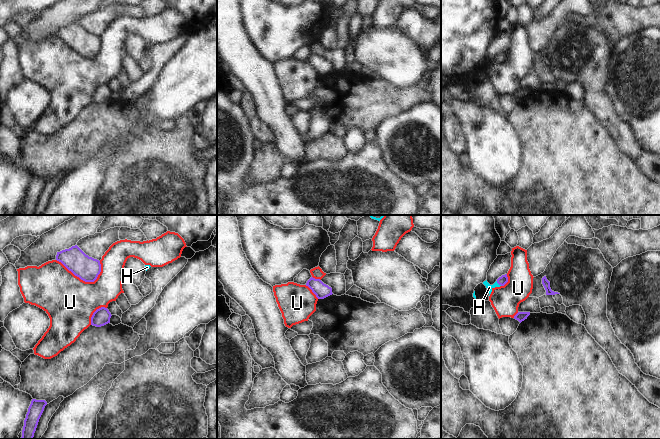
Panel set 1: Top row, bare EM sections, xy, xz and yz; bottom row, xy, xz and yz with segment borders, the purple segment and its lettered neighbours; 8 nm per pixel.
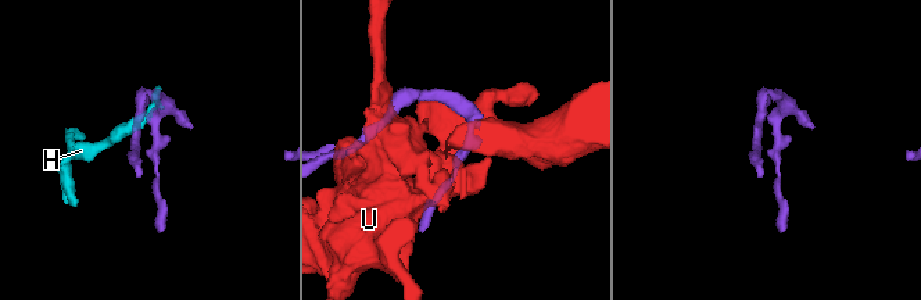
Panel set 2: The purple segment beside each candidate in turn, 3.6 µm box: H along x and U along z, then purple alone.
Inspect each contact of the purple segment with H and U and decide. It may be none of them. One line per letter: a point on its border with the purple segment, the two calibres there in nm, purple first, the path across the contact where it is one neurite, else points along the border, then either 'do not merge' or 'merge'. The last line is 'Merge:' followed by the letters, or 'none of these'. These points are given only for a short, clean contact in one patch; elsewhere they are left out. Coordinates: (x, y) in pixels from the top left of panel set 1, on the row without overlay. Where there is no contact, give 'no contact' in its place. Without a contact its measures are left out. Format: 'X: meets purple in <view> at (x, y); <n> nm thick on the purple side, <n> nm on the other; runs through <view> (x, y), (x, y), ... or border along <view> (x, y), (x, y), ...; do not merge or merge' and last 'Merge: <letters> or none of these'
H: meets purple in yz at (499, 60); 70 nm thick on the purple side, 50 nm on the other; runs through yz (502, 56), (499, 60), (489, 63); merge
U: meets purple in xy at (80, 54); 190 nm thick on the purple side, 400 nm on the other; do not merge
Merge: H

